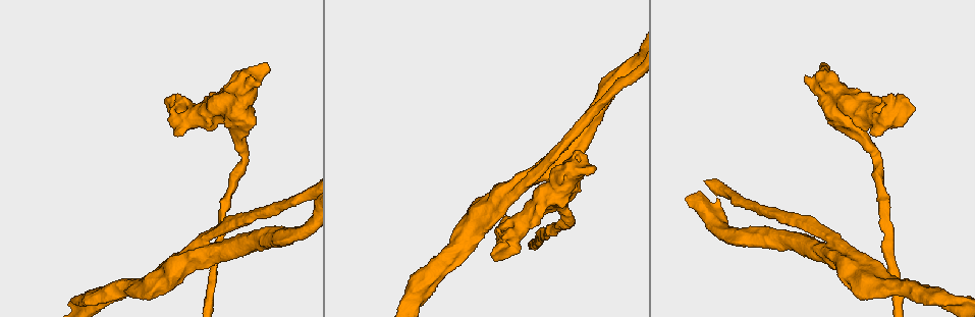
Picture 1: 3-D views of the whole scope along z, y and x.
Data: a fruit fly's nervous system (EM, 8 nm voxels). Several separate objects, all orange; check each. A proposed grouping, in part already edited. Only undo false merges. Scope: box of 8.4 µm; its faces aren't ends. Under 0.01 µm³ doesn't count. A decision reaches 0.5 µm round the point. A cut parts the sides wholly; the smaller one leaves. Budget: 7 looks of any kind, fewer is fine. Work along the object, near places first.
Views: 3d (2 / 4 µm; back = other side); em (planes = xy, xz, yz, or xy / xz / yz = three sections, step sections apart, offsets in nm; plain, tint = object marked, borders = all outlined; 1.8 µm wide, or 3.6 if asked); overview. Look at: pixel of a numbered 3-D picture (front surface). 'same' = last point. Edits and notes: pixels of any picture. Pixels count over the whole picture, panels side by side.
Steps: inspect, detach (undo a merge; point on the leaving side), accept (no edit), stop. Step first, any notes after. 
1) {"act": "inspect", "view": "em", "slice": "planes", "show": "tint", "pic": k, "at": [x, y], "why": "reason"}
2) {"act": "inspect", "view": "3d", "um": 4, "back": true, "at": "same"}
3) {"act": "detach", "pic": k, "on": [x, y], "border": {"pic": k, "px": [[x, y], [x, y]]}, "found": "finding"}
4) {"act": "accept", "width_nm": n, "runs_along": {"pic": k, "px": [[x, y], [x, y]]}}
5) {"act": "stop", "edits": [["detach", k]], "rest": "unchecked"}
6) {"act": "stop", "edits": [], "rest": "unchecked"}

{"act": "inspect", "view": "3d", "um": 4, "pic": 1, "at": [534, 173], "why": "three arms meet"}

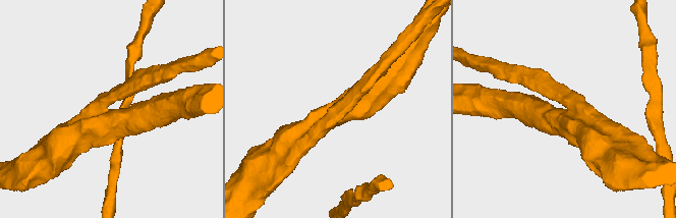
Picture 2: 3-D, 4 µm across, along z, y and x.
{"act": "inspect", "view": "em", "slice": "planes", "show": "tint", "pic": 2, "at": [340, 109]}

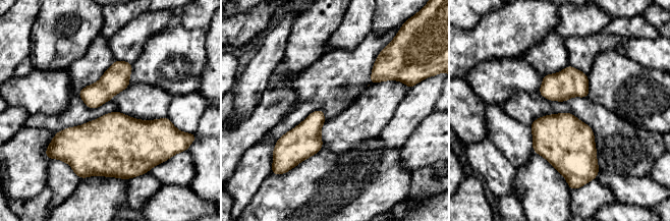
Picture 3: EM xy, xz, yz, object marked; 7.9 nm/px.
{"act": "accept", "found": "continuous, no second neuron"}

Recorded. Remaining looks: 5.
{"act": "inspect", "view": "3d", "um": 4, "pic": 1, "at": [521, 224], "why": "abrupt turn"}

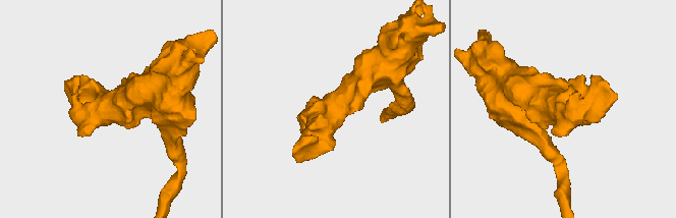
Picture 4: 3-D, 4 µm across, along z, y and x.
{"act": "inspect", "view": "em", "slice": "planes", "show": "tint", "pic": 4, "at": [110, 103], "why": "shape alone is not enough"}

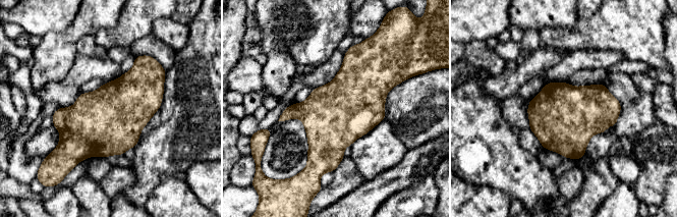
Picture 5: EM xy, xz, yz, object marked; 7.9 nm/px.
{"act": "accept", "width_nm": 500, "found": "all the same neuron"}

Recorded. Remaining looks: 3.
{"act": "inspect", "view": "3d", "um": 2, "pic": 1, "at": [414, 303]}

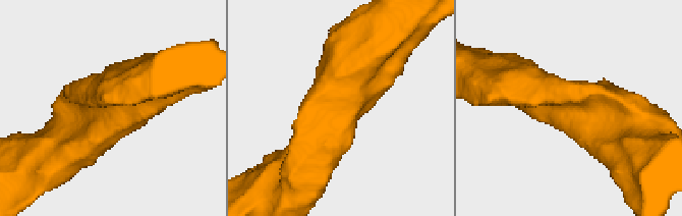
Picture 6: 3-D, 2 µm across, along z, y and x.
{"act": "inspect", "view": "em", "slice": "xy", "step": 16, "show": "tint", "pic": 6, "at": [347, 106]}

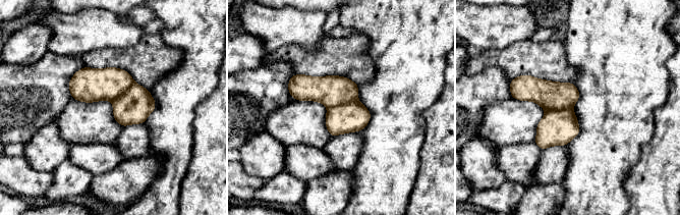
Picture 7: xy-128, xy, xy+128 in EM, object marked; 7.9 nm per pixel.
{"act": "inspect", "view": "em", "slice": "xz", "step": 4, "show": "tint", "at": "same", "why": "cut it another way"}

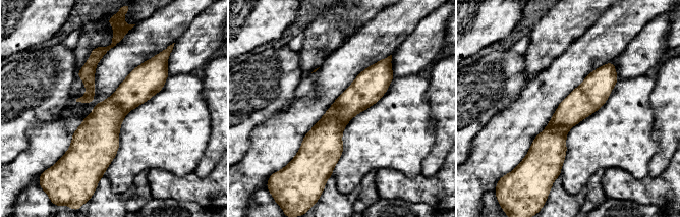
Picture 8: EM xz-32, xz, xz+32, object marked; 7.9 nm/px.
{"act": "accept", "runs_along": {"pic": 8, "px": [[151, 61], [99, 131], [99, 168]]}, "found": "continuous, no second neuron"}

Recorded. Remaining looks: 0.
{"act": "stop", "edits": [], "rest": "unchecked"}

